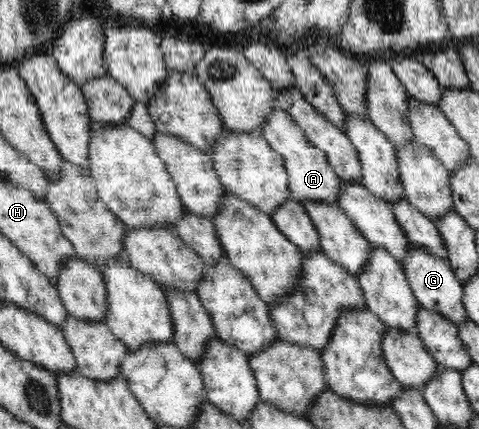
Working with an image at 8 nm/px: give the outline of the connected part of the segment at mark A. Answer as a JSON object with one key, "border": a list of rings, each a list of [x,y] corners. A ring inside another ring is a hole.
{"border":[[[275,108],[270,111],[270,118],[263,126],[261,136],[268,141],[274,151],[282,154],[286,174],[288,174],[289,189],[296,199],[304,200],[304,202],[337,204],[343,191],[341,177],[328,163],[326,152],[310,144],[304,131],[294,122],[286,110]]]}

